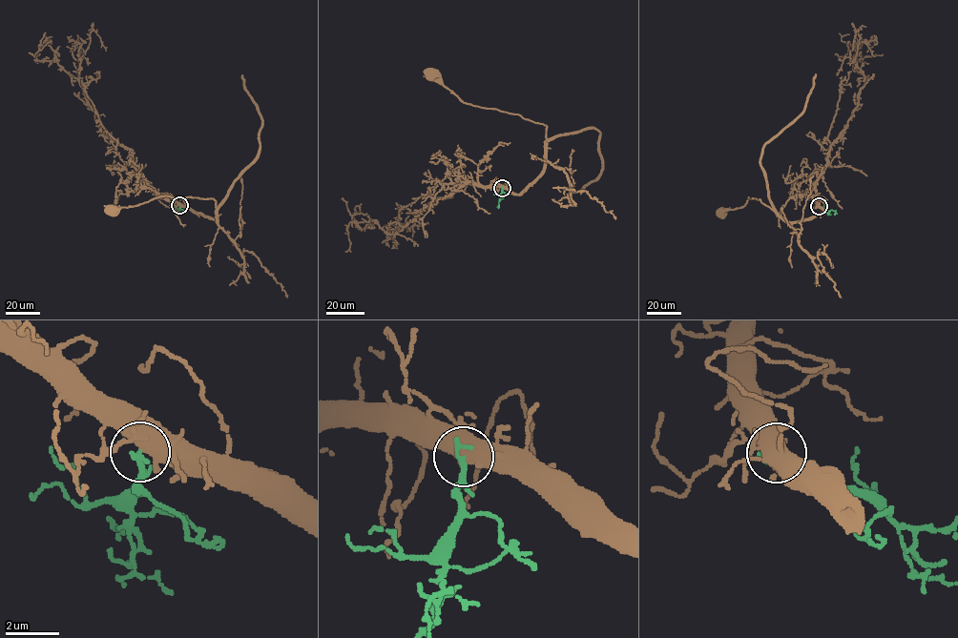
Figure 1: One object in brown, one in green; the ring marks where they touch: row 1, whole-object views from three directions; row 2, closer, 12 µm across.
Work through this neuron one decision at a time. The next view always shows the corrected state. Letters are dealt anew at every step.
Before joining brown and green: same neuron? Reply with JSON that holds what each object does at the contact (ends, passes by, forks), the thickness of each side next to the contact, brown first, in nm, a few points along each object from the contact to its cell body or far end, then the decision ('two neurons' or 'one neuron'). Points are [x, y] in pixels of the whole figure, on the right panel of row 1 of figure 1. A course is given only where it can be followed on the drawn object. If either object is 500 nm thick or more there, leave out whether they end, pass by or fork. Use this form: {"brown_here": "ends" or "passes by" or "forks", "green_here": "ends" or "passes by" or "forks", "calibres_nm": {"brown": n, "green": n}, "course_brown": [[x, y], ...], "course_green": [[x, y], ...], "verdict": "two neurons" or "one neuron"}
{"calibres_nm": {"brown": 750, "green": 240}, "course_brown": [[819, 205], [822, 213], [801, 221], [786, 221], [760, 199], [748, 197], [744, 205], [720, 213]], "course_green": [[819, 206], [834, 210], [834, 214]], "verdict": "one neuron"}

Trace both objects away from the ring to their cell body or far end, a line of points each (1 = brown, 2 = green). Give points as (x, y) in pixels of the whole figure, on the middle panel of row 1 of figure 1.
1: (502, 188), (521, 194), (542, 171), (546, 126), (517, 114), (463, 102), (432, 73)
2: (502, 188), (499, 205)

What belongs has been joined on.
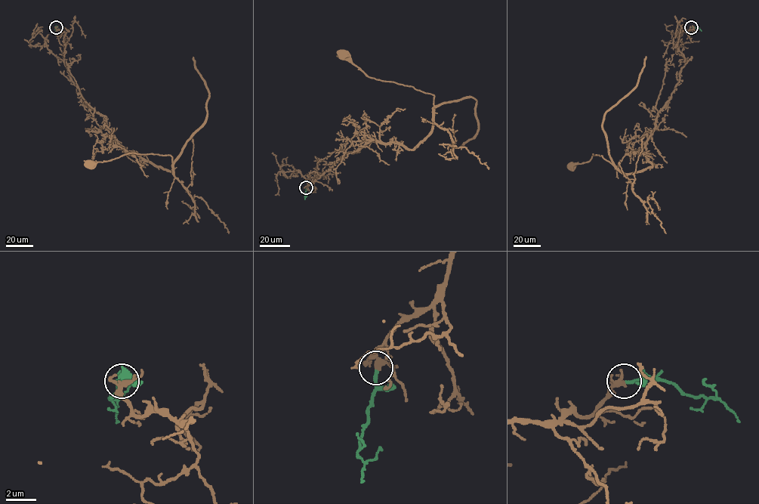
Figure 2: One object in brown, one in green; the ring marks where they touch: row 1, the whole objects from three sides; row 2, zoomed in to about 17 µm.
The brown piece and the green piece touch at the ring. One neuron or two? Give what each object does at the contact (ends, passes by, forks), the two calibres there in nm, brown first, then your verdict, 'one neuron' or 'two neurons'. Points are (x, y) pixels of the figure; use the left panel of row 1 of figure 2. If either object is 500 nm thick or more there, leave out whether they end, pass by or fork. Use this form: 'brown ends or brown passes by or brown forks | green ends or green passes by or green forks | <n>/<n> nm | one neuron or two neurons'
brown forks | green ends | 240/220 nm | one neuron

